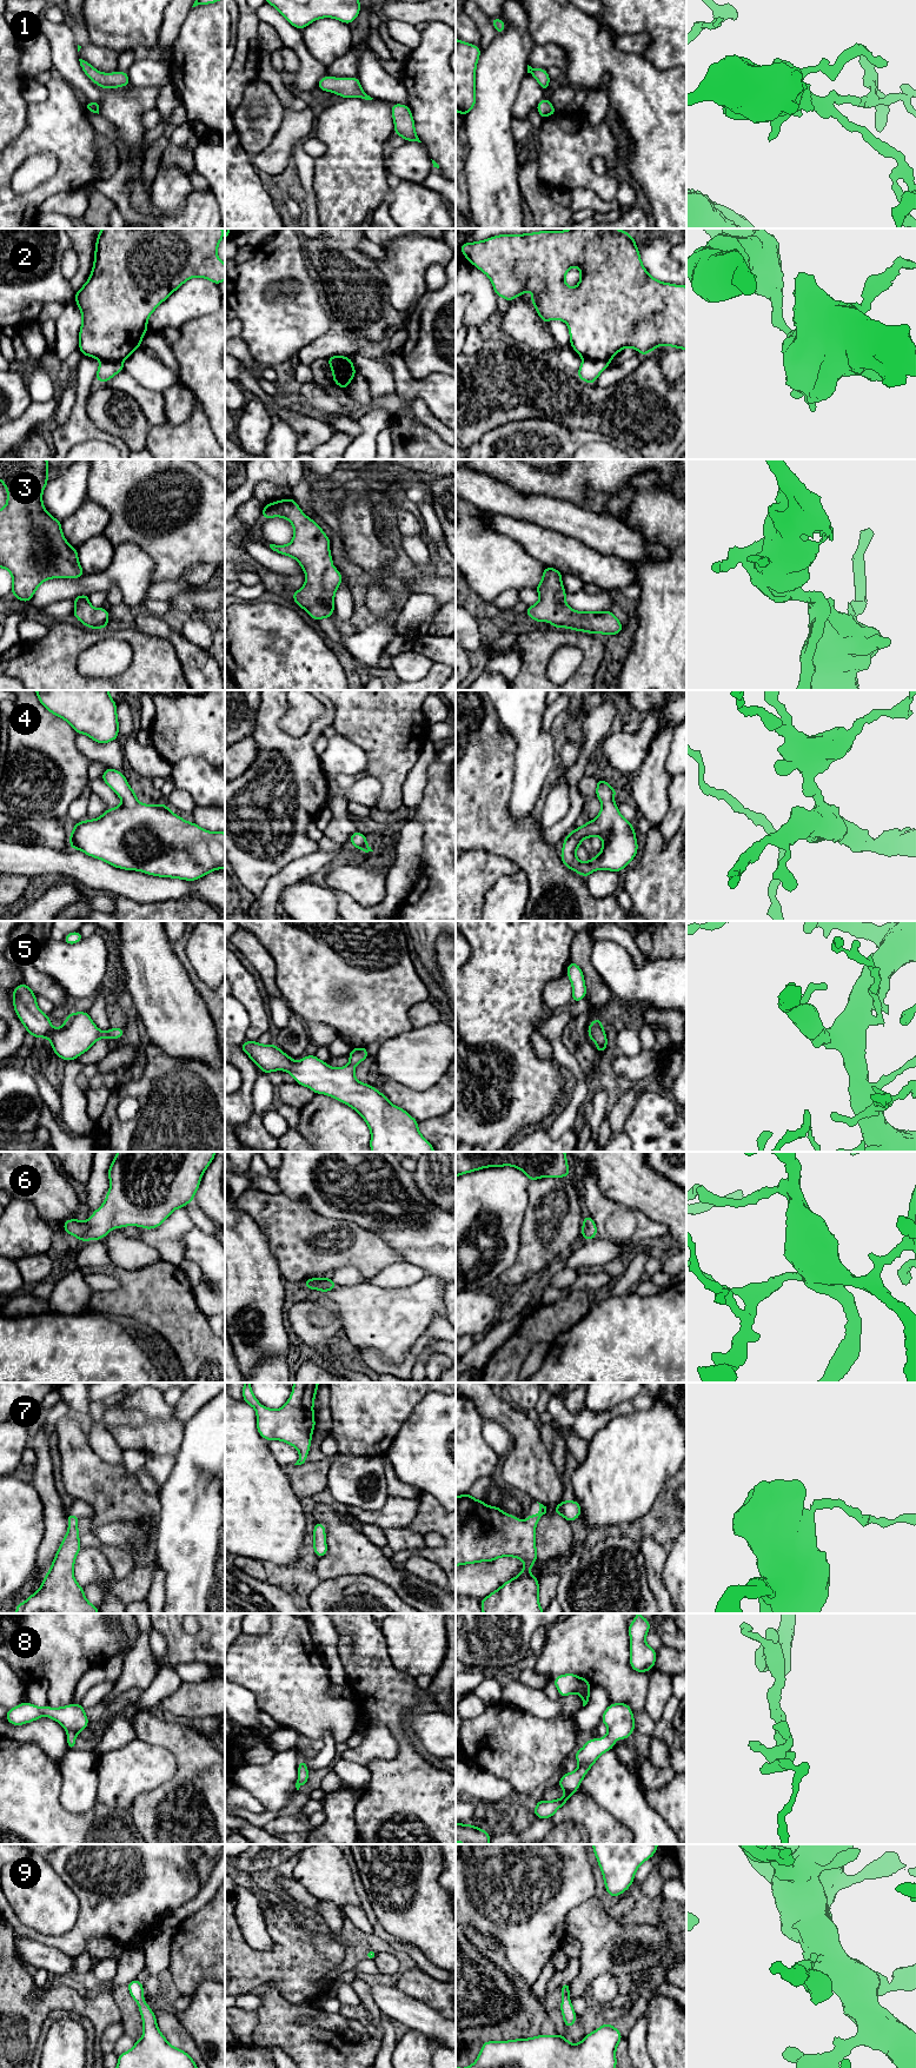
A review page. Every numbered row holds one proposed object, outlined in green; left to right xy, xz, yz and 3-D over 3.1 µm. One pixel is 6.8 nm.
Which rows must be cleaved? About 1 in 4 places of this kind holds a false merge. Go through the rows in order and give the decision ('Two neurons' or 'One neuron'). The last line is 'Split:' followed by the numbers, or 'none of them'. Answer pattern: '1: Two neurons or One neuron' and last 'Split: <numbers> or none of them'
1: One neuron
2: Two neurons
3: One neuron
4: One neuron
5: One neuron
6: One neuron
7: One neuron
8: One neuron
9: One neuron
Split: 2

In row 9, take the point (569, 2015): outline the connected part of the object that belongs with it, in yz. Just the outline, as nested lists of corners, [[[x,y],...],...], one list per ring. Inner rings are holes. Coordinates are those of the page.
[[[571,1983],[560,1984],[560,1988],[562,1988],[560,2010],[562,2010],[562,2015],[563,2015],[563,2019],[564,2019],[564,2024],[566,2026],[566,2028],[571,2028],[575,2024],[576,2017],[577,2017],[577,2015],[573,2010],[570,1996],[569,1996],[570,1984]]]

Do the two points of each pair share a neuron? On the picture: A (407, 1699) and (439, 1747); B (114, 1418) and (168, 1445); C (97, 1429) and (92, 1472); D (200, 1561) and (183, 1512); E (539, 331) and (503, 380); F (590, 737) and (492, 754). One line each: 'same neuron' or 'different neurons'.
A: different neurons
B: different neurons
C: different neurons
D: same neuron
E: different neurons
F: different neurons

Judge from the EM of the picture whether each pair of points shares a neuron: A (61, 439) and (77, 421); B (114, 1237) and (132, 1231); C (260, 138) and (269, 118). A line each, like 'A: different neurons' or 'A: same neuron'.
A: same neuron
B: different neurons
C: same neuron

